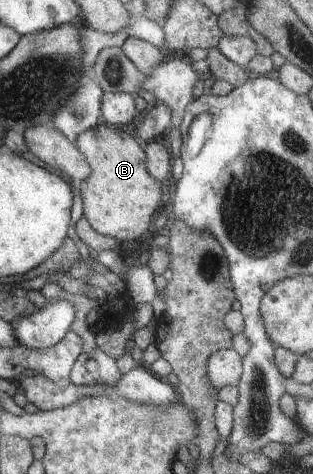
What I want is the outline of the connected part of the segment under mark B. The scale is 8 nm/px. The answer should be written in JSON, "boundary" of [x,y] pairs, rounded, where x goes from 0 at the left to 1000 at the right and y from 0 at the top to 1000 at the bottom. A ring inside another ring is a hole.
{"boundary":[[[335,259],[256,281],[240,300],[291,350],[284,373],[252,386],[272,462],[310,492],[355,498],[361,504],[380,506],[383,513],[431,508],[476,483],[482,458],[514,432],[514,407],[527,407],[527,399],[514,399],[508,382],[524,382],[534,388],[550,378],[553,331],[546,321],[495,295],[476,295],[457,316],[431,297],[419,276]]]}

